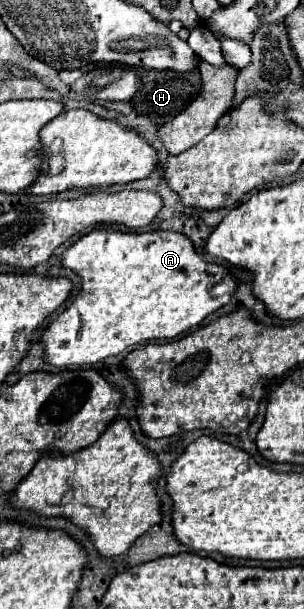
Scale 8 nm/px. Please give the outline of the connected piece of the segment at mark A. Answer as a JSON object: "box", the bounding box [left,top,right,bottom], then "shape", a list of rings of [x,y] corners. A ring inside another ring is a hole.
{"box":[43,228,237,368],"shape":[[[95,228],[65,250],[63,266],[81,274],[83,288],[69,308],[53,320],[43,334],[45,360],[59,368],[99,362],[147,340],[175,338],[189,332],[209,314],[223,308],[237,290],[237,278],[229,274],[225,266],[205,262],[185,234],[175,234],[171,230],[121,232],[111,228]]]}

